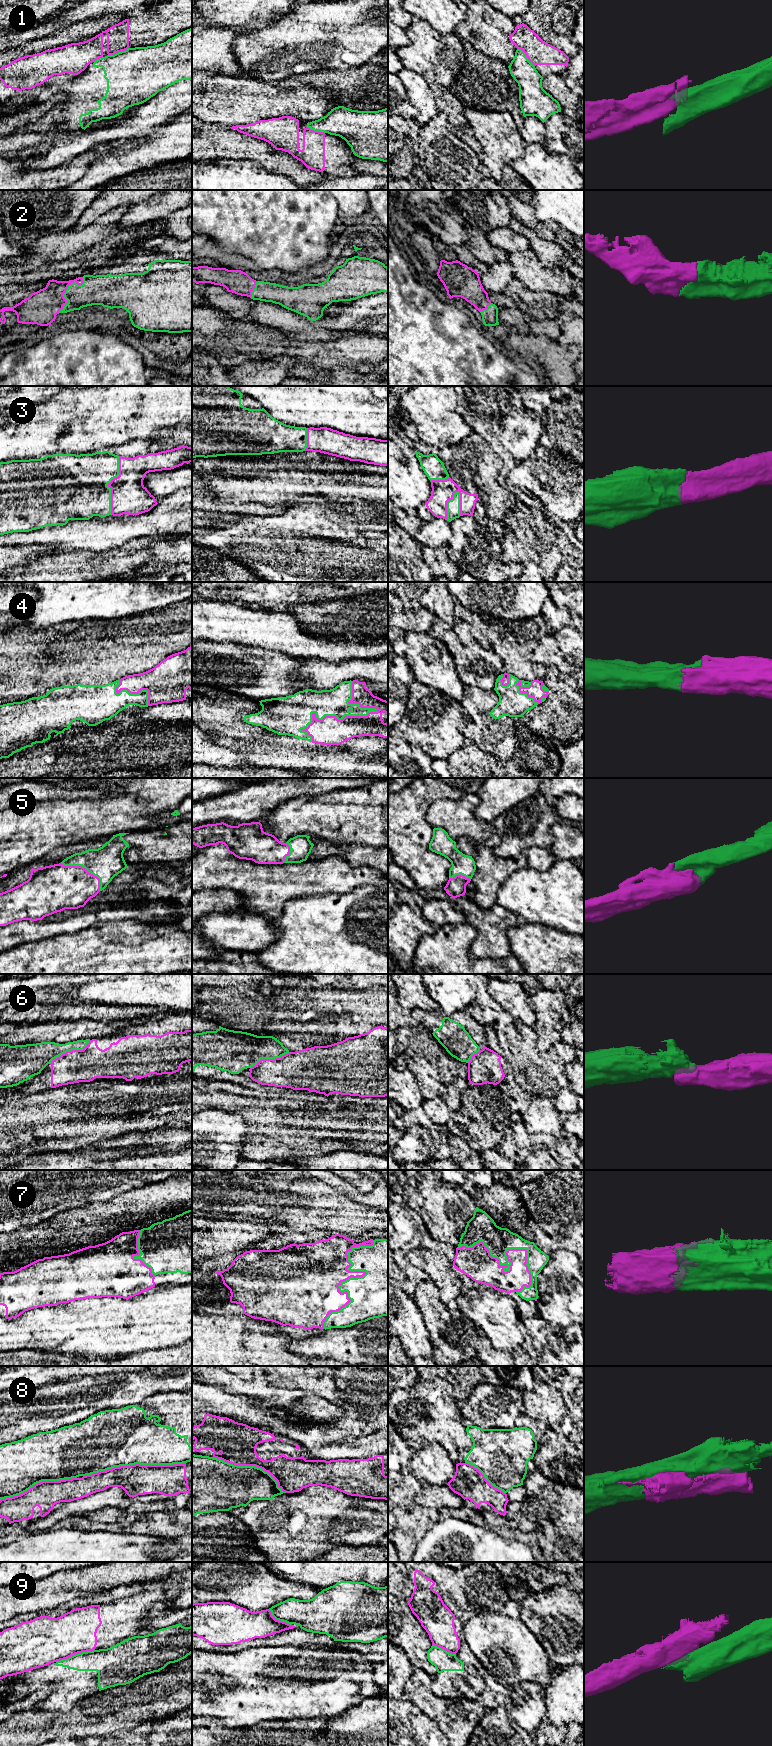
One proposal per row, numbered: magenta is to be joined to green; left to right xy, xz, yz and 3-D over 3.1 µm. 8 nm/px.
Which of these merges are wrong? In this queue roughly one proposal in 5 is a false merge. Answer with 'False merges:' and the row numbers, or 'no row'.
False merges: 1, 6, 8, 9

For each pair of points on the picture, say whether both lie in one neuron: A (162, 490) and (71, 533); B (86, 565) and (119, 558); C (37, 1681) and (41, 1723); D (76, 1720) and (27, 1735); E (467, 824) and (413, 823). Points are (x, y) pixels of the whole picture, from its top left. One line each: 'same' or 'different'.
A: different
B: same
C: different
D: same
E: different

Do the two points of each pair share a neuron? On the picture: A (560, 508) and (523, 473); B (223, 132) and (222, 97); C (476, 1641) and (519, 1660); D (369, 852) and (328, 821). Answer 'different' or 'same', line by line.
A: same
B: different
C: same
D: different

